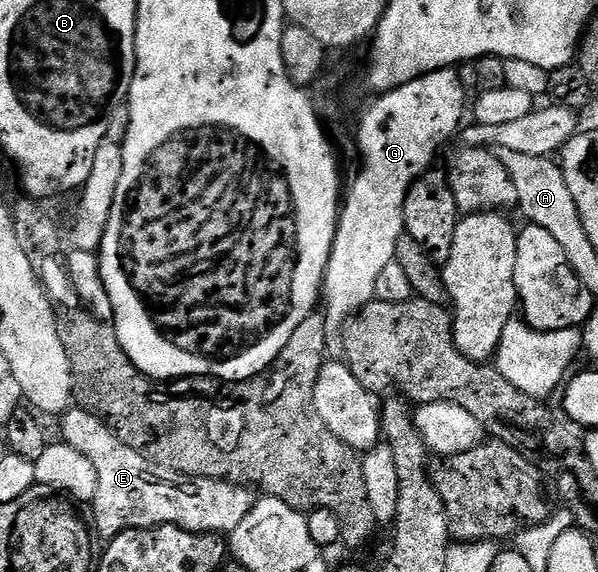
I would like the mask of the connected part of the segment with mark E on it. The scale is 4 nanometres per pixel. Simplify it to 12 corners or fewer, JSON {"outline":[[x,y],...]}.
{"outline":[[62,415],[62,441],[97,468],[93,525],[230,535],[246,486],[161,468],[99,415]]}

